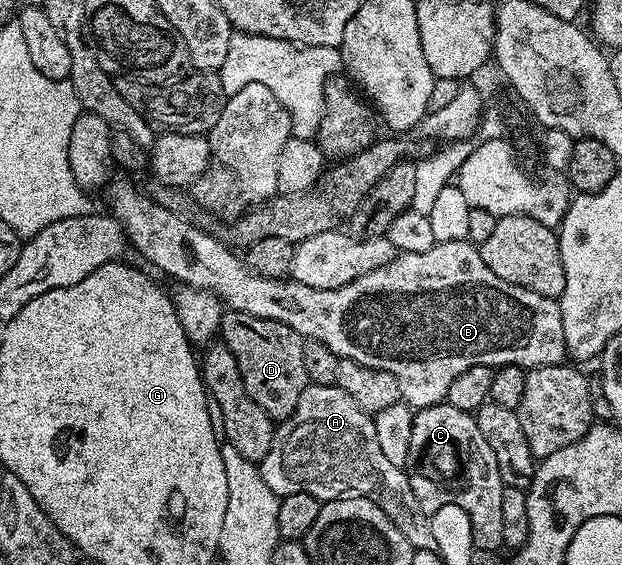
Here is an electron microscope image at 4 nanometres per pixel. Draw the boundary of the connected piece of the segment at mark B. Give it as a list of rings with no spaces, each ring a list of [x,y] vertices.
[[[115,177],[104,190],[106,202],[110,205],[109,213],[126,231],[129,245],[133,249],[135,246],[156,269],[175,278],[175,283],[209,290],[230,310],[288,324],[288,328],[302,335],[303,339],[311,338],[328,344],[337,358],[356,360],[356,364],[392,372],[400,384],[401,401],[411,408],[445,402],[452,380],[456,380],[460,372],[468,372],[468,368],[521,366],[528,371],[537,366],[560,366],[567,361],[564,320],[557,301],[540,296],[540,292],[528,292],[528,288],[520,288],[520,284],[500,280],[500,276],[484,264],[481,249],[469,240],[439,242],[428,252],[398,252],[387,266],[376,268],[340,288],[312,288],[289,277],[265,278],[254,274],[221,237],[205,234],[200,227],[189,222],[189,217],[168,212],[168,208],[156,204],[149,193],[141,194],[126,179],[129,177],[118,177],[122,178]]]

